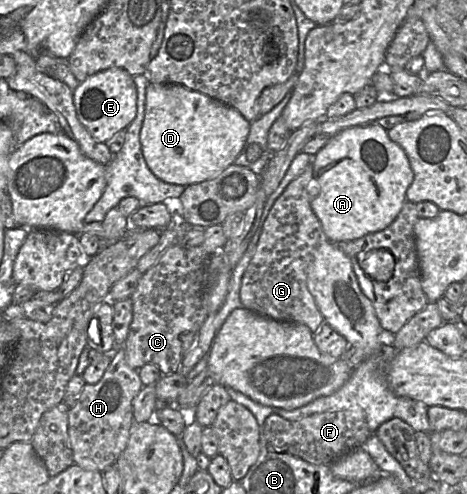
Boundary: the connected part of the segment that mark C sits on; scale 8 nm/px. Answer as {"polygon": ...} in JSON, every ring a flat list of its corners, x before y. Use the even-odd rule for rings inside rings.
{"polygon":[[170,246,141,277,130,296,133,319,123,345,128,365,139,370,146,363,156,364,162,375,178,372,183,360,181,335,199,332,207,310,208,264,210,254,203,247]]}

